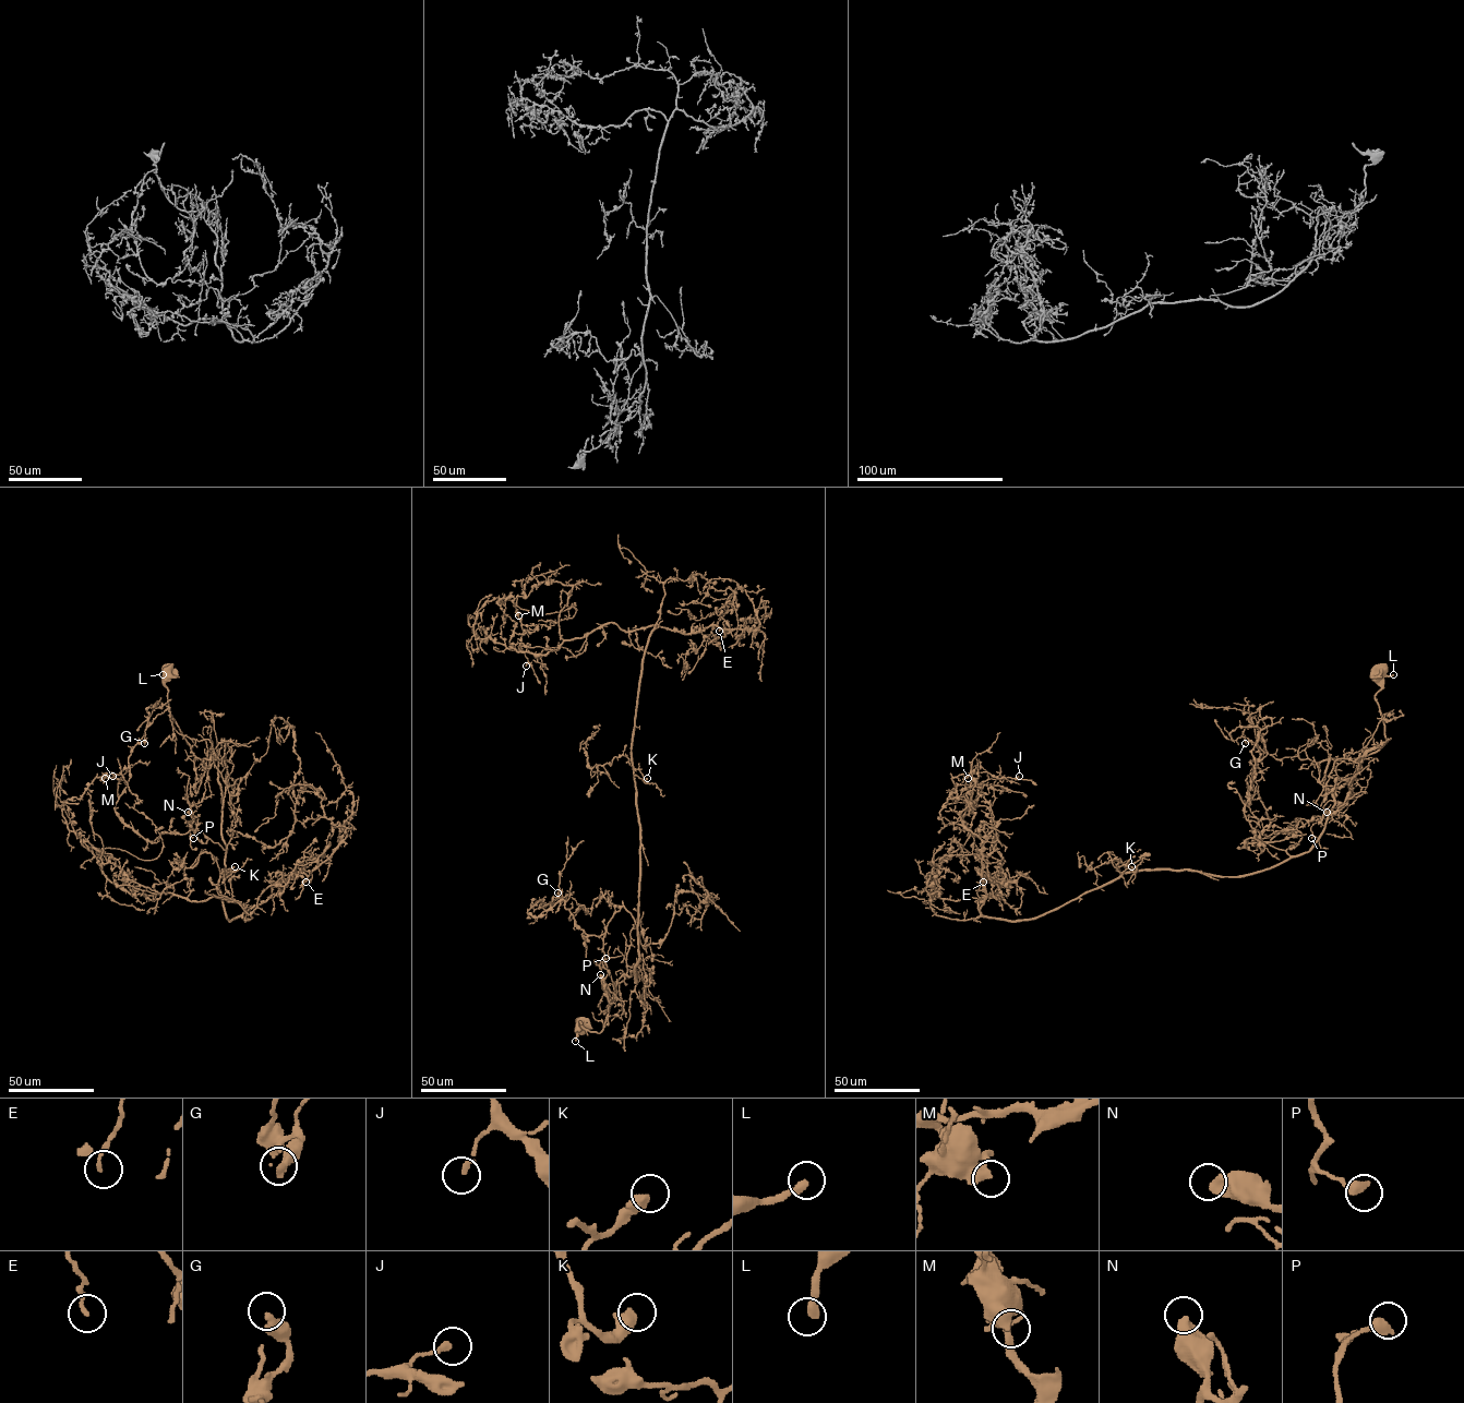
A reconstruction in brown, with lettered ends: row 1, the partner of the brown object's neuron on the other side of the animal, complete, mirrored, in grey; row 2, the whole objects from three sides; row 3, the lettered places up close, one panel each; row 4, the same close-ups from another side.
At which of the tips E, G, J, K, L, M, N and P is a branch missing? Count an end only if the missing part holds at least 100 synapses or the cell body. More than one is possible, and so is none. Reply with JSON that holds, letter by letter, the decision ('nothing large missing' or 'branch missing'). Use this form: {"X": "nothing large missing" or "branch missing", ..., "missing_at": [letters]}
{"E": "nothing large missing", "G": "nothing large missing", "J": "nothing large missing", "K": "branch missing", "L": "nothing large missing", "M": "nothing large missing", "N": "nothing large missing", "P": "nothing large missing", "missing_at": ["K"]}

